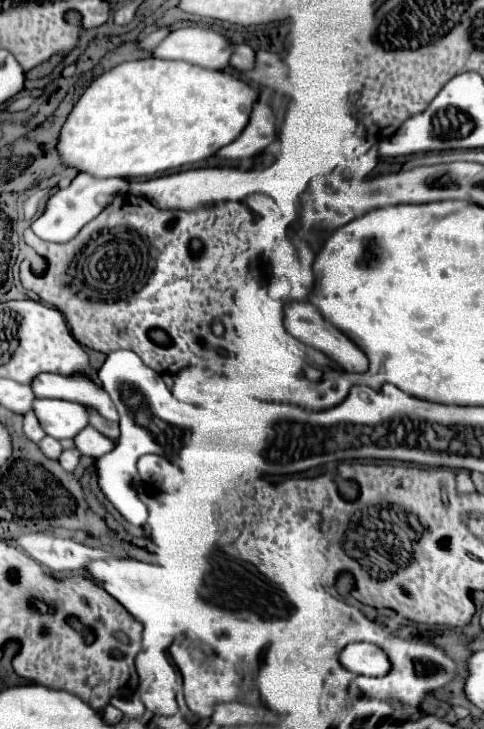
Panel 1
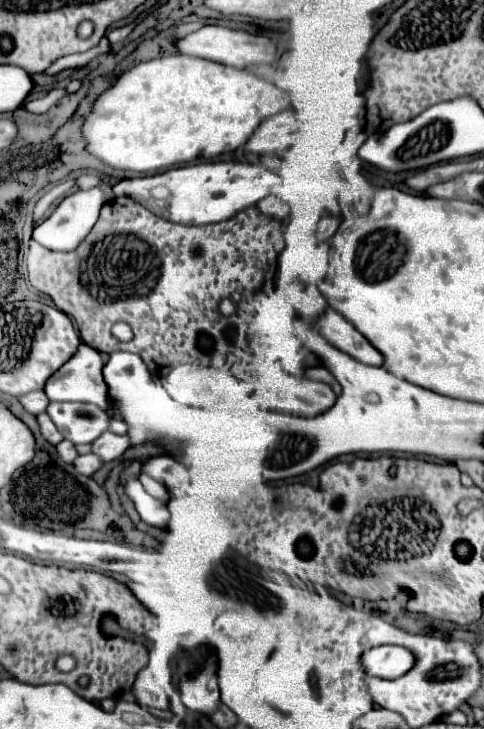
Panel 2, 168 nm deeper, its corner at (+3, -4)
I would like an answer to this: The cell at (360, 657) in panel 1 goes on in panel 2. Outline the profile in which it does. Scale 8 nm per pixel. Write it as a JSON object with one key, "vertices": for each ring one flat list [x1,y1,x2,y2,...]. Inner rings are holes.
{"vertices":[[382,645,372,647,362,655,364,673,380,679,396,679,414,665,414,657,404,647]]}

